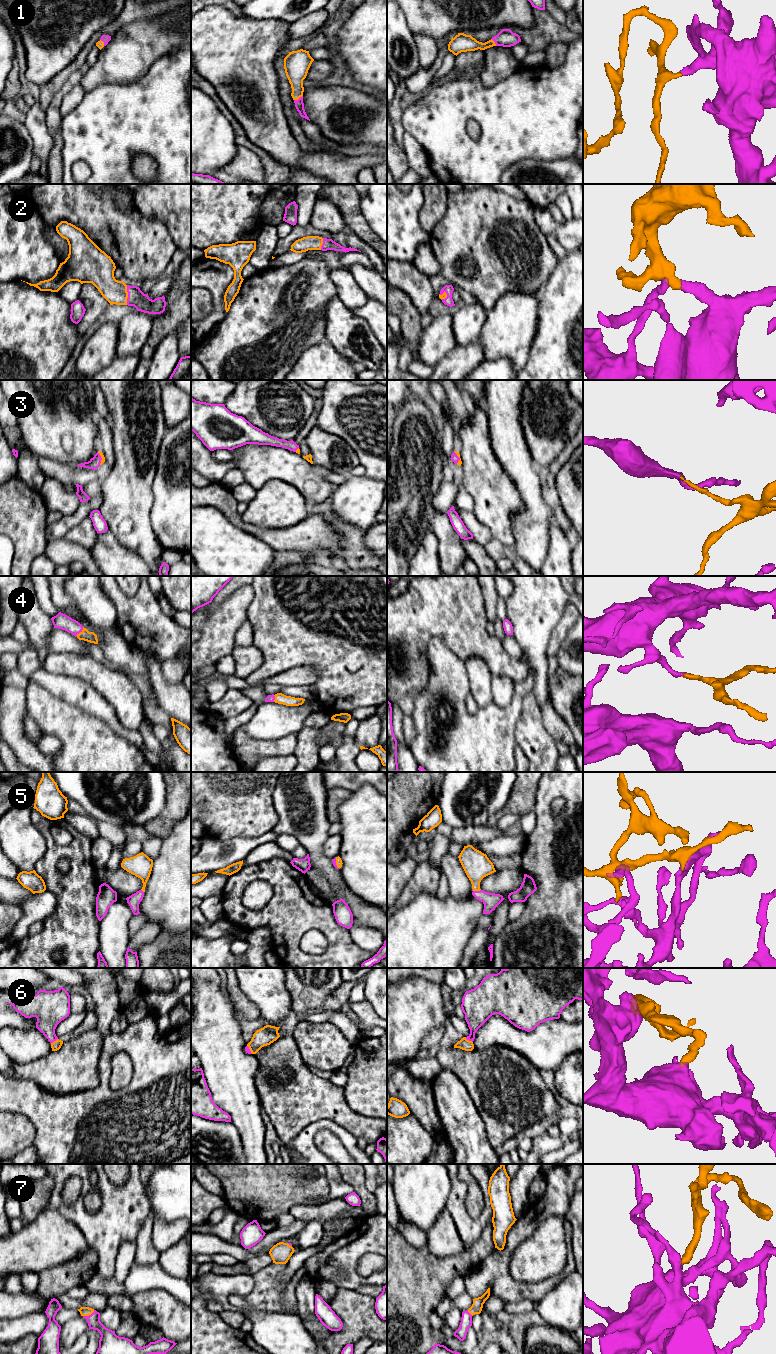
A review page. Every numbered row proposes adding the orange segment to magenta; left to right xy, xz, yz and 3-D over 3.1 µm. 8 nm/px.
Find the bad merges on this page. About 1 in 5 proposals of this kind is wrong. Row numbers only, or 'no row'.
no row

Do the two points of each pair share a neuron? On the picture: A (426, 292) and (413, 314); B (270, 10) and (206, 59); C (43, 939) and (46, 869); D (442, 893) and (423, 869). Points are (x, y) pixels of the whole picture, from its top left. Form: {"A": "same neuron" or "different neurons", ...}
{"A": "different neurons", "B": "different neurons", "C": "same neuron", "D": "different neurons"}

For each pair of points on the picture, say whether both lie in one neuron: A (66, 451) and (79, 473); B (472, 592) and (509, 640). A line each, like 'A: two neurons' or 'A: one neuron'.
A: two neurons
B: two neurons

